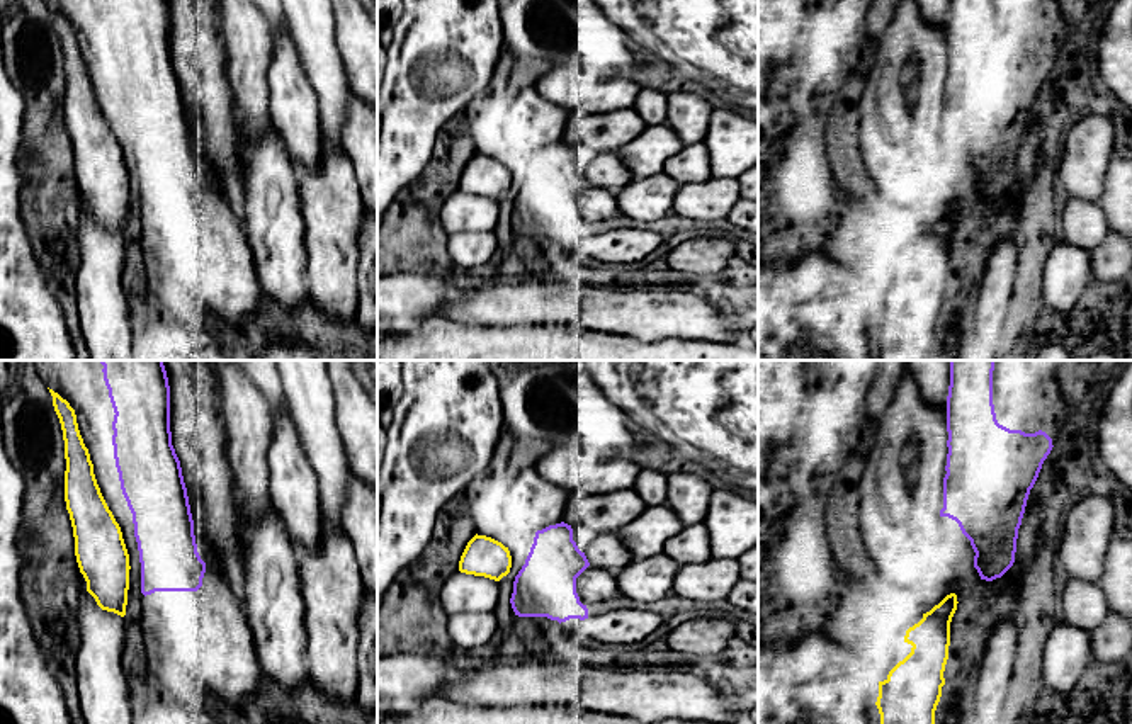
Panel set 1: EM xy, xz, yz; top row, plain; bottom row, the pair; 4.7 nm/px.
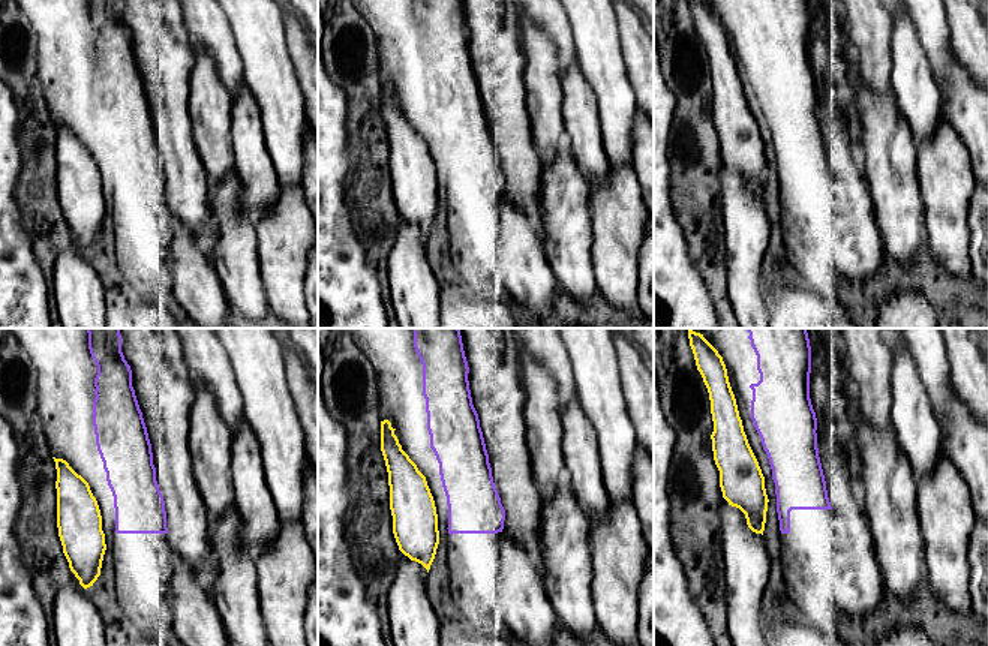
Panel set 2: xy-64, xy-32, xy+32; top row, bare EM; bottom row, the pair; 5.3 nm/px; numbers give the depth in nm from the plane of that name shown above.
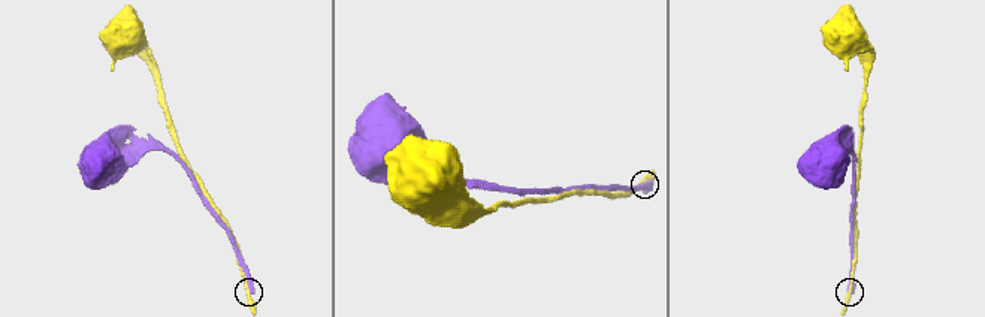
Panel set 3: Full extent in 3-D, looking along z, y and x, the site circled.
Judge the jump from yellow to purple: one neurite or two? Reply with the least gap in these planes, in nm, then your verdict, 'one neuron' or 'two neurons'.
40 nm | two neurons

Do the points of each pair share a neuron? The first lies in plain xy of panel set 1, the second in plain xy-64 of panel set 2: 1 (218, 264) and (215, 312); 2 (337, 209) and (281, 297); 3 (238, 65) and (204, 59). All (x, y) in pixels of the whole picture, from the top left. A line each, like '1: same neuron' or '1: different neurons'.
1: same neuron
2: same neuron
3: same neuron

